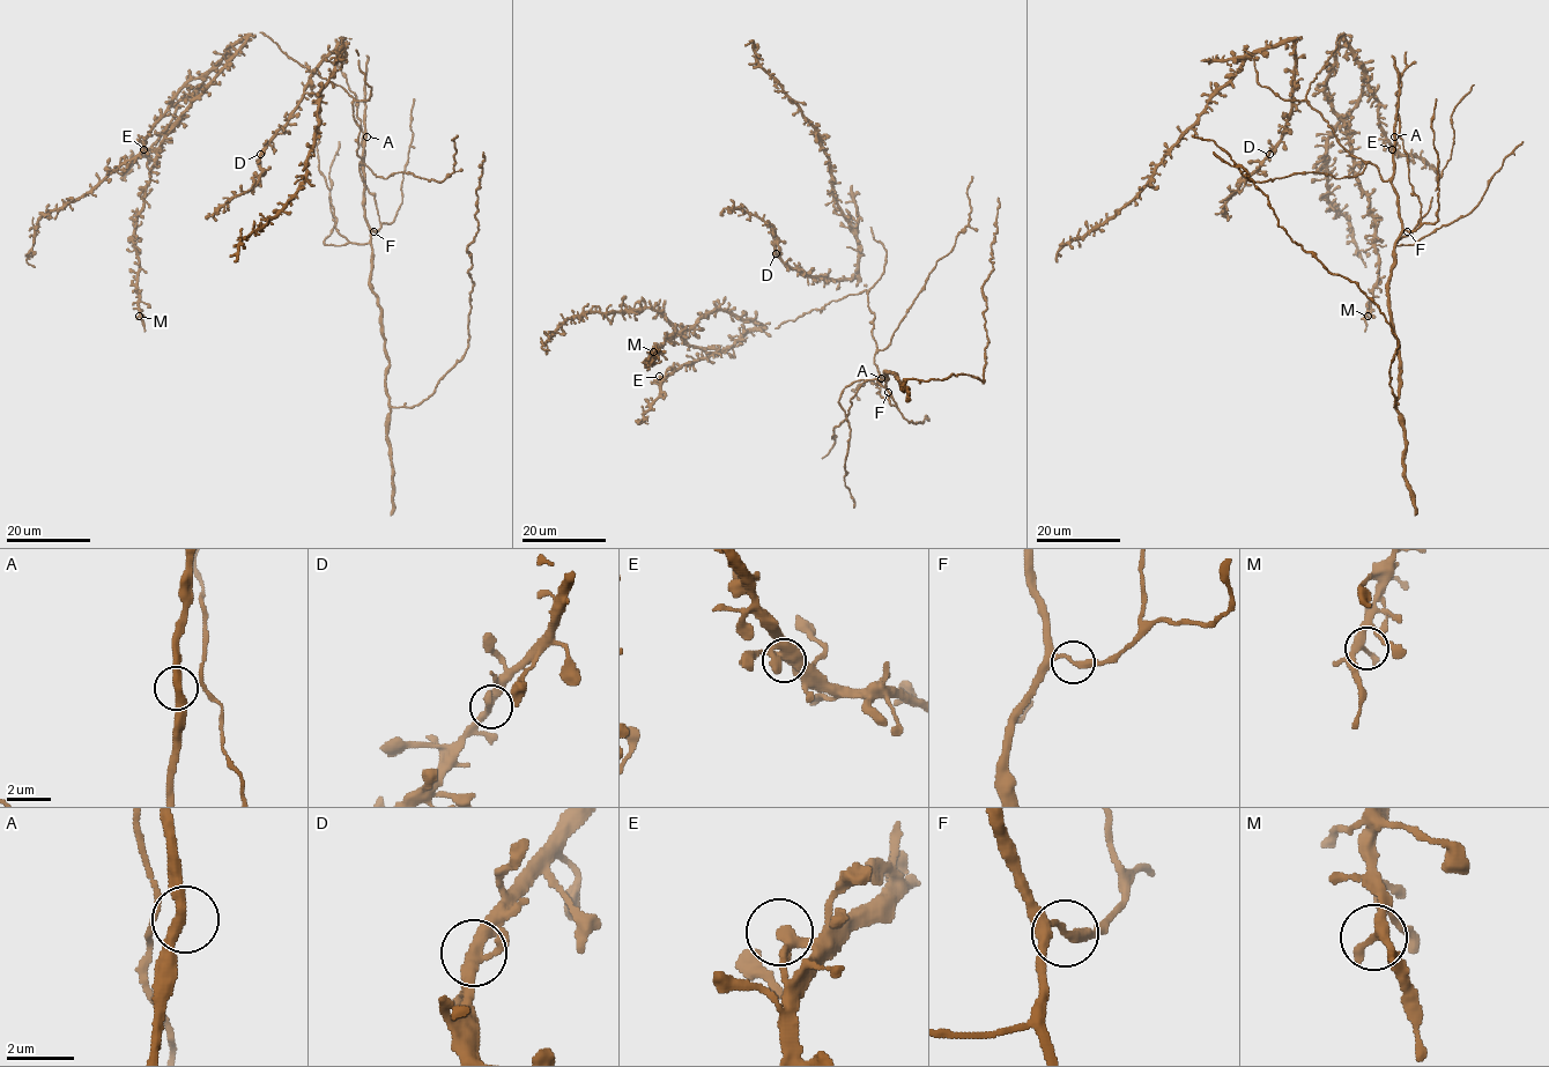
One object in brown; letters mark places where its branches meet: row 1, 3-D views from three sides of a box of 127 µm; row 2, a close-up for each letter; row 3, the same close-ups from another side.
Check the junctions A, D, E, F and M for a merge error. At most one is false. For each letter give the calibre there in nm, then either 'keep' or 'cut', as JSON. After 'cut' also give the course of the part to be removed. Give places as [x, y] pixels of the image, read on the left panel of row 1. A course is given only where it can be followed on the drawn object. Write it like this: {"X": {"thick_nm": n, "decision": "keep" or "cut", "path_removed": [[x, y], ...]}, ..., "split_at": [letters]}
{"A": {"thick_nm": 320, "decision": "keep"}, "D": {"thick_nm": 360, "decision": "keep"}, "E": {"thick_nm": 280, "decision": "keep"}, "F": {"thick_nm": 240, "decision": "keep"}, "M": {"thick_nm": 340, "decision": "keep"}, "split_at": []}

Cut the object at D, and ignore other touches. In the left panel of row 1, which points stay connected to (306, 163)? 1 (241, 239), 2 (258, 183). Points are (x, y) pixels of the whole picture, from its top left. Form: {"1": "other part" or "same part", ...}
{"1": "same part", "2": "other part"}

